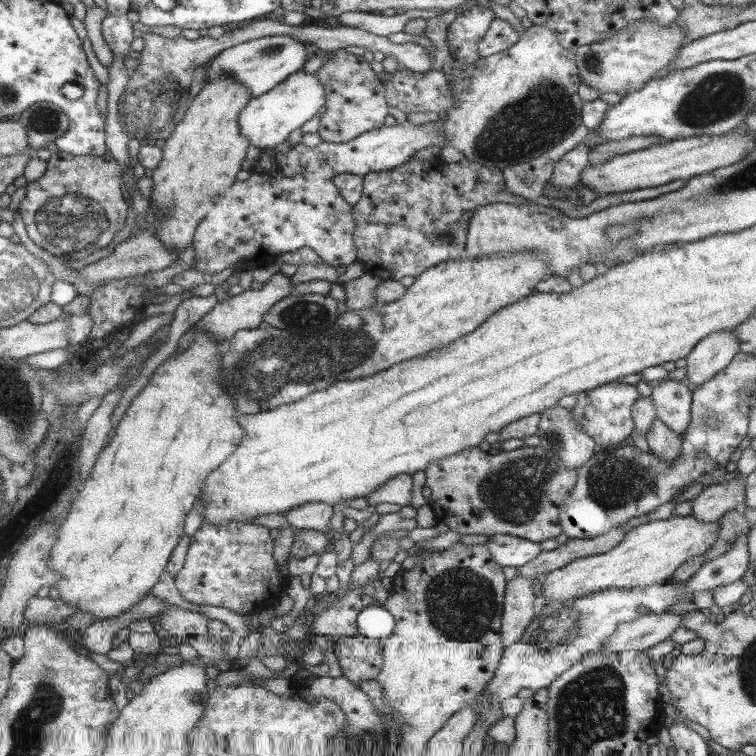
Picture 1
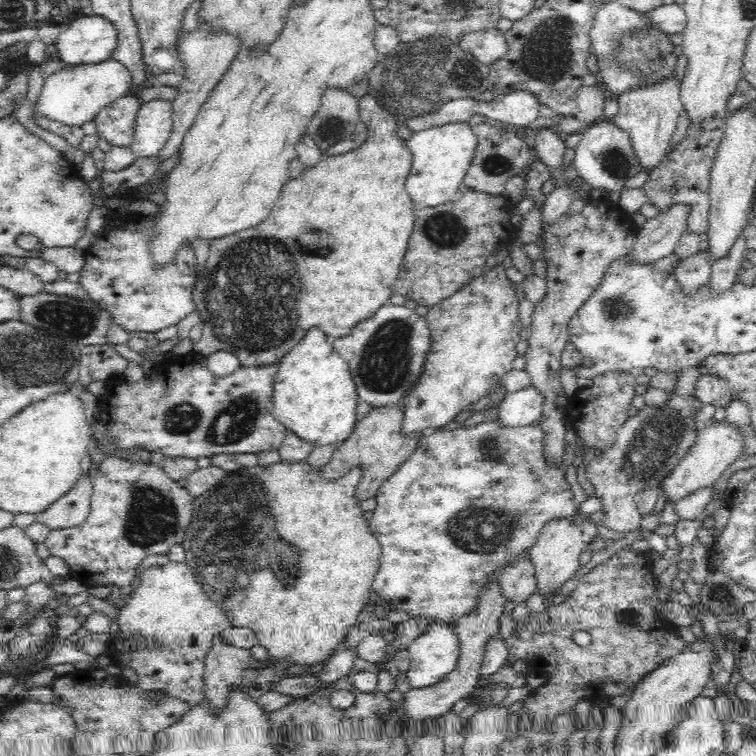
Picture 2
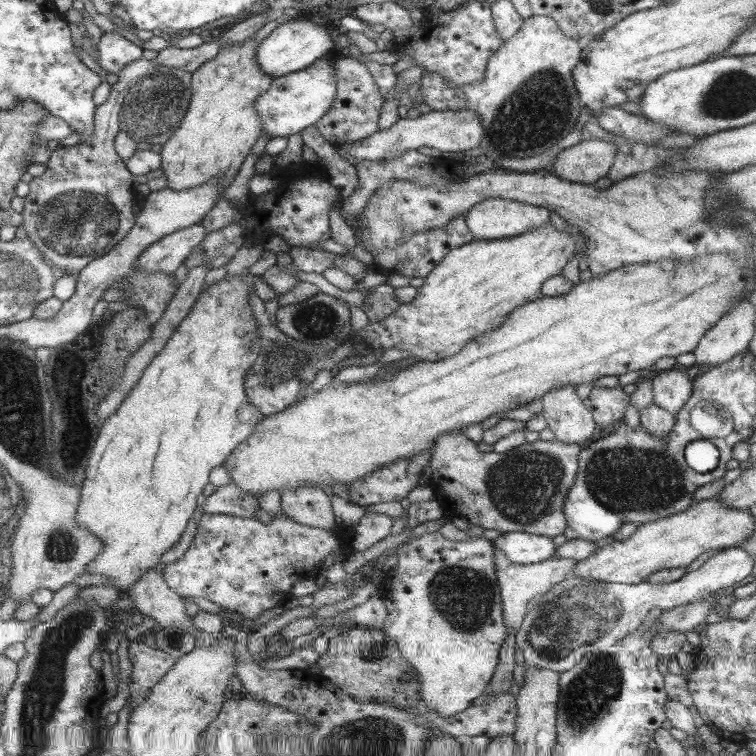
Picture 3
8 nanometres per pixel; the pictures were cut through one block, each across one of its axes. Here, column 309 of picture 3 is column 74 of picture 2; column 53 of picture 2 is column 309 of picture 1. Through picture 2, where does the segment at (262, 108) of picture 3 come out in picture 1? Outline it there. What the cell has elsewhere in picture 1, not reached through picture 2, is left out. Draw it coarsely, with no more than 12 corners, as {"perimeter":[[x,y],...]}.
{"perimeter":[[299,70],[247,101],[239,131],[272,150],[325,102]]}

